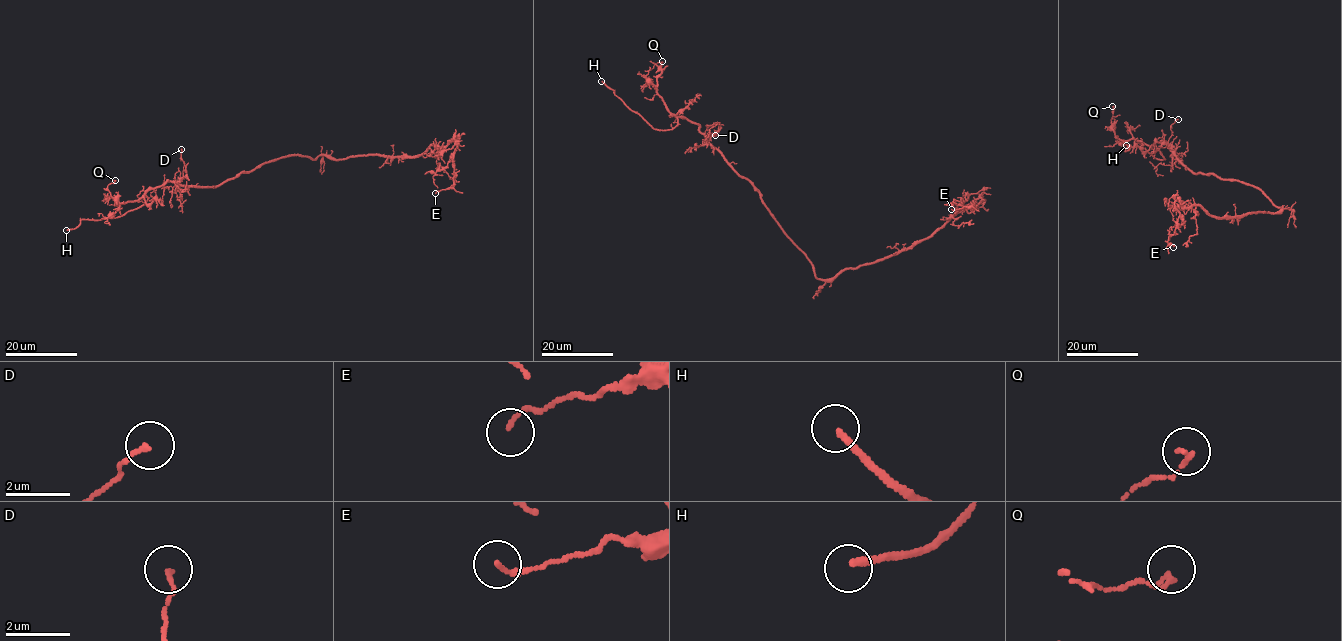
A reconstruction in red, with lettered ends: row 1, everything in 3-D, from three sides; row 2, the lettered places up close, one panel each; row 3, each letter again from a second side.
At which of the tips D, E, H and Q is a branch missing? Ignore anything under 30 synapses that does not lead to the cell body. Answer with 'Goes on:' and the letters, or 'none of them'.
Goes on: H

